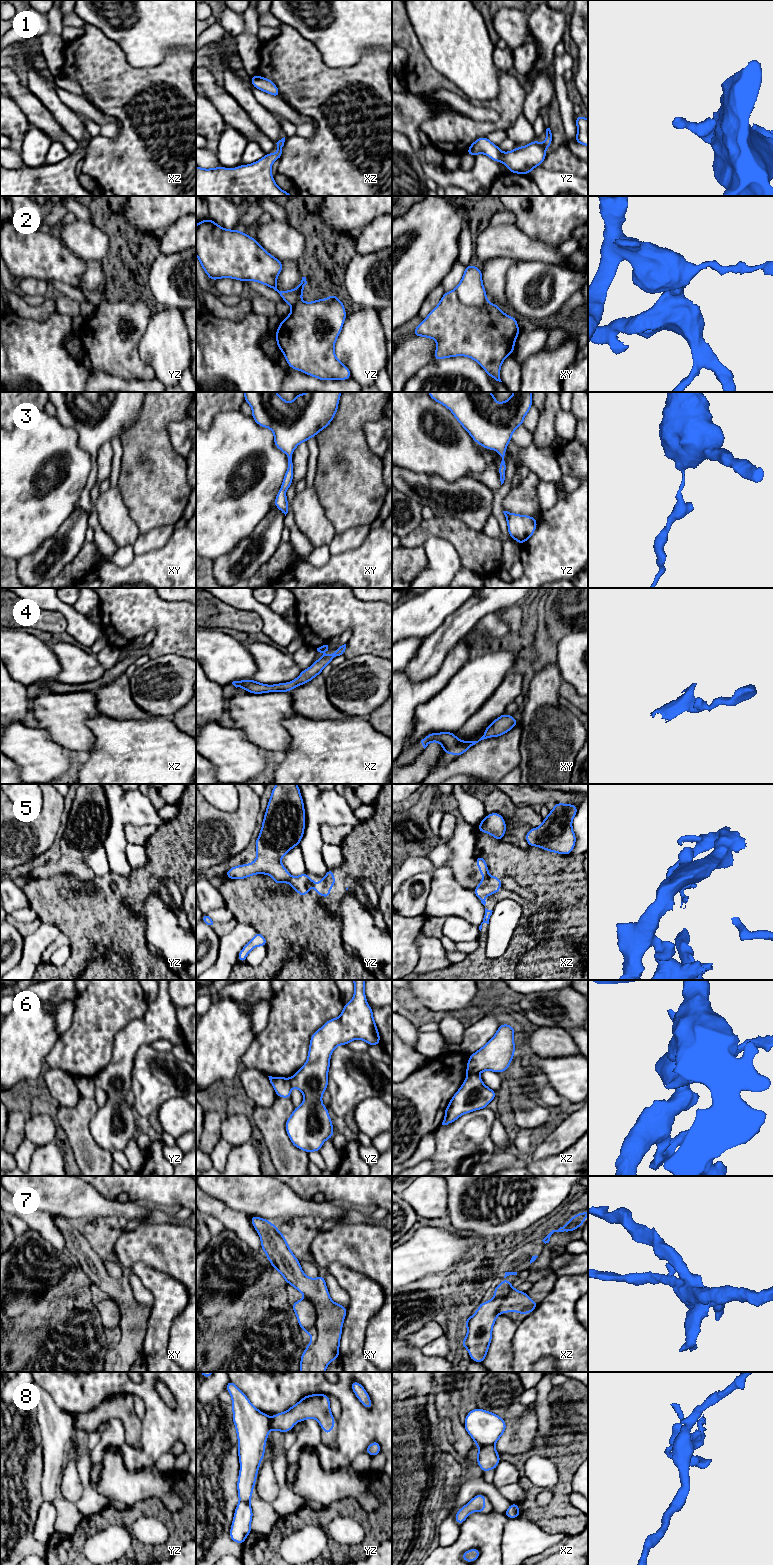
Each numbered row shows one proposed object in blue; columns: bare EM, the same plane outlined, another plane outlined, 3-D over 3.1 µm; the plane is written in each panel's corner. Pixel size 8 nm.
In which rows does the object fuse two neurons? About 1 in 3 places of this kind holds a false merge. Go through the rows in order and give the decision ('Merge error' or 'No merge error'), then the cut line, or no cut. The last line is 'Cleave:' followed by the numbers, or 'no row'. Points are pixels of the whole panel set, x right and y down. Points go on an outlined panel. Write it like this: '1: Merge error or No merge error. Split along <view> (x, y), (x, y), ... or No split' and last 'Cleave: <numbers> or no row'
1: No merge error. No split
2: Merge error. Split along xy (453, 290), (457, 298), (466, 305), (482, 306), (487, 302)
3: No merge error. No split
4: No merge error. No split
5: Merge error. Split along yz (291, 876), (288, 882)
6: Merge error. Split along xz (477, 1073), (467, 1075)
7: No merge error. No split
8: Merge error. Split along xz (493, 1444), (479, 1447)
Cleave: 2, 5, 6, 8

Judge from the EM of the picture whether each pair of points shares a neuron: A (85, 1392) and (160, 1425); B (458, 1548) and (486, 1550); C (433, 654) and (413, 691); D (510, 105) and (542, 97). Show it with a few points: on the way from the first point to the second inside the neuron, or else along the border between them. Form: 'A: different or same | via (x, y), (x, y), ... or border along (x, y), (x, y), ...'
A: same | via (107, 1387), (139, 1389), (153, 1403)
B: same | via (466, 1543), (481, 1543)
C: different | border along (439, 667), (421, 680), (410, 680), (402, 671)
D: different | border along (527, 93), (521, 112)

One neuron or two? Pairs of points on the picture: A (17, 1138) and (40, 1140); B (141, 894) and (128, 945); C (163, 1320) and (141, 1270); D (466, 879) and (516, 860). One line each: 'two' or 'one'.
A: one
B: one
C: one
D: two

